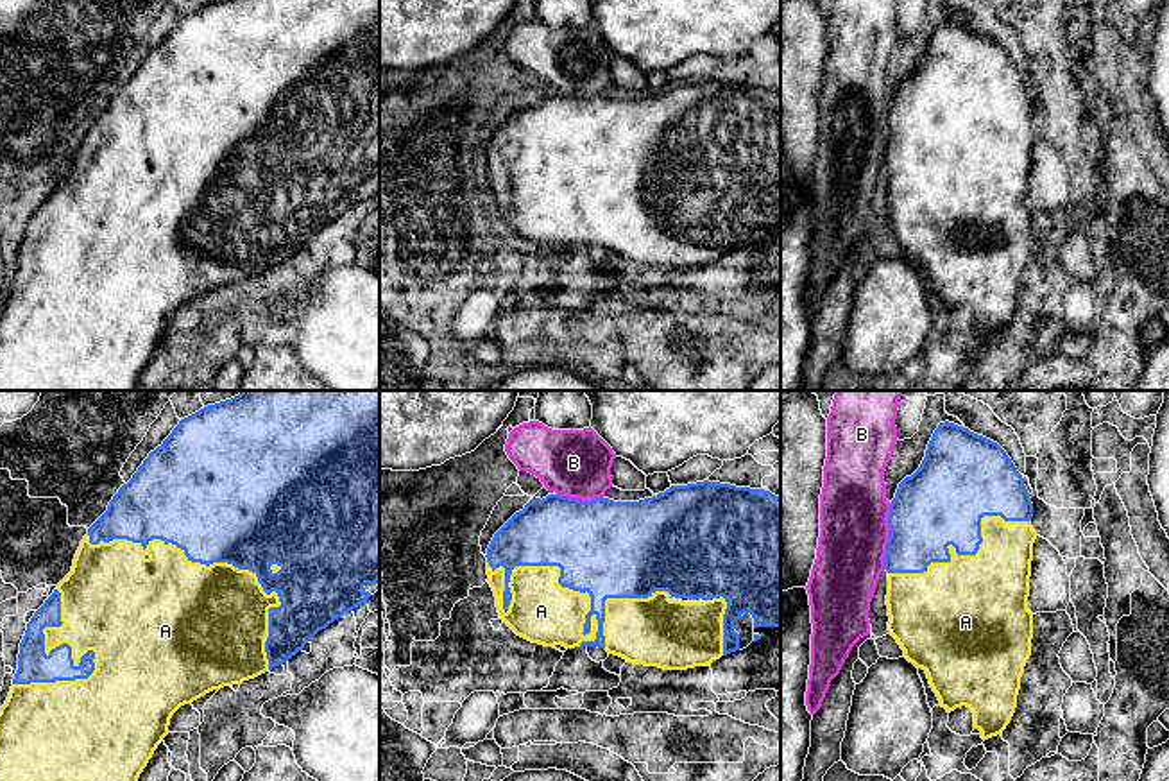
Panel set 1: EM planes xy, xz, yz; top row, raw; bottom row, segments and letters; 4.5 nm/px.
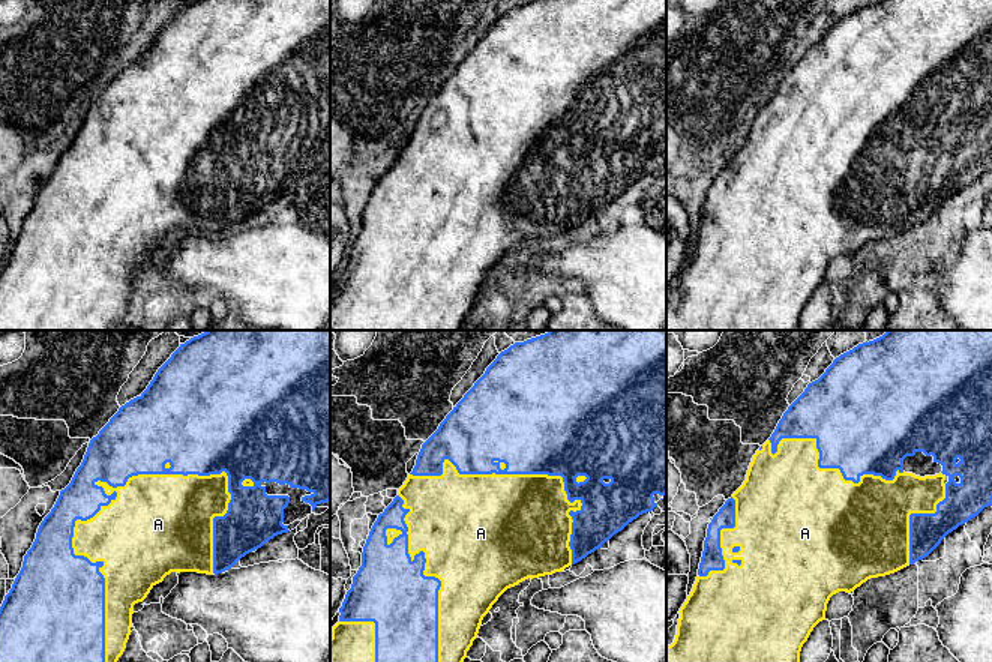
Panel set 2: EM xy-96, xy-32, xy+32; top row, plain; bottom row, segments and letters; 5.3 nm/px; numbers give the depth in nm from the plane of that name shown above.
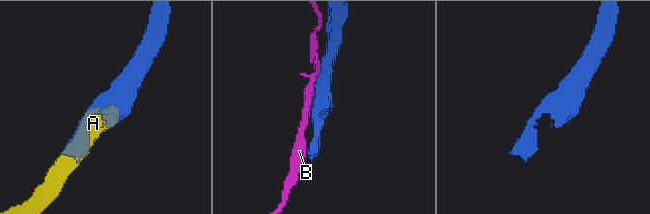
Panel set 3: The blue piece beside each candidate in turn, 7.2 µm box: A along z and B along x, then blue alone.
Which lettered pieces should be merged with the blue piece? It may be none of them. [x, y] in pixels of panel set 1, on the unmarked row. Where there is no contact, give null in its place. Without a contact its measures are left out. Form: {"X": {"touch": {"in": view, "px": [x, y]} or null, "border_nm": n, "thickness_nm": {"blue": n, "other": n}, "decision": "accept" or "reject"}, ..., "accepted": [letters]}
{"A": {"touch": {"in": "xz", "px": [563, 185]}, "border_nm": 600, "thickness_nm": {"blue": 420, "other": 280}, "decision": "accept"}, "B": {"touch": {"in": "yz", "px": [890, 135]}, "border_nm": 300, "thickness_nm": {"blue": 360, "other": 300}, "decision": "reject"}, "accepted": ["A"]}

